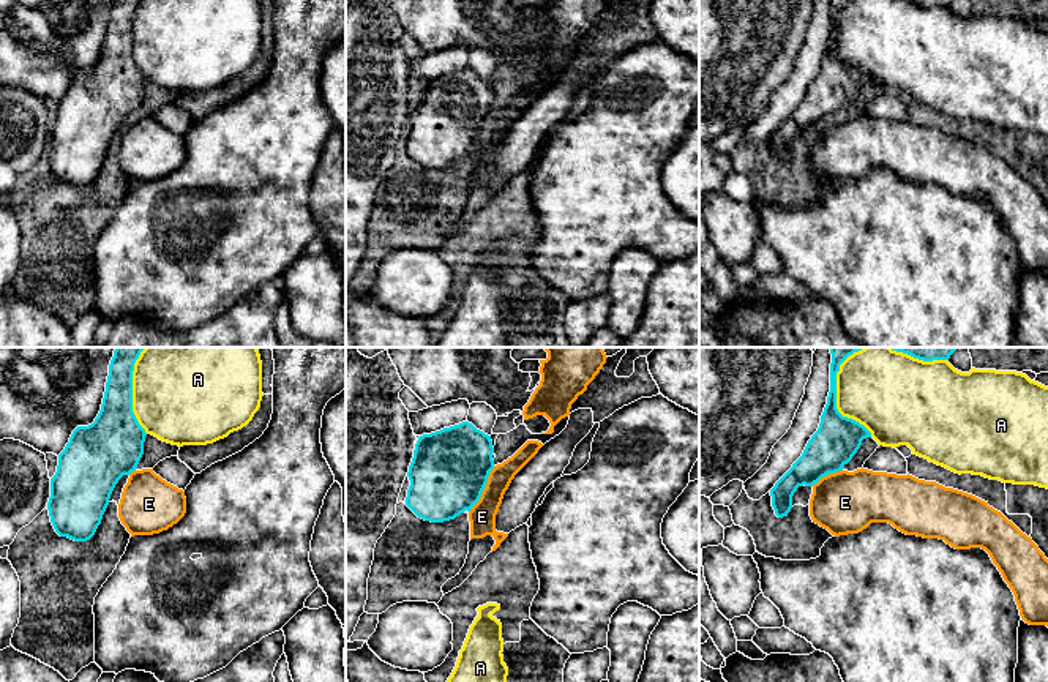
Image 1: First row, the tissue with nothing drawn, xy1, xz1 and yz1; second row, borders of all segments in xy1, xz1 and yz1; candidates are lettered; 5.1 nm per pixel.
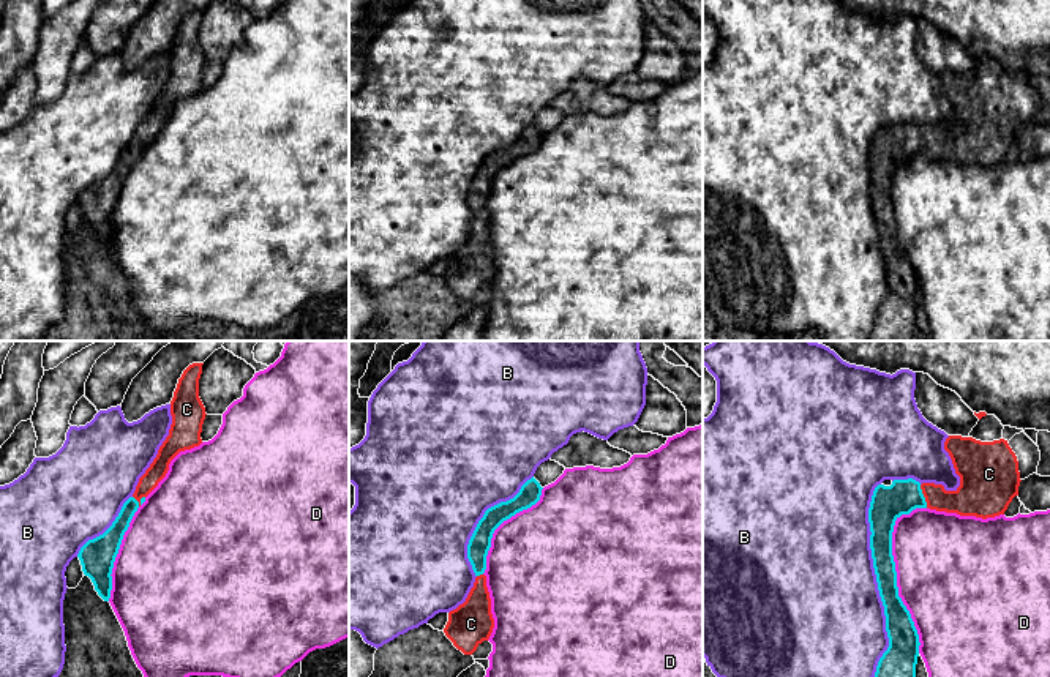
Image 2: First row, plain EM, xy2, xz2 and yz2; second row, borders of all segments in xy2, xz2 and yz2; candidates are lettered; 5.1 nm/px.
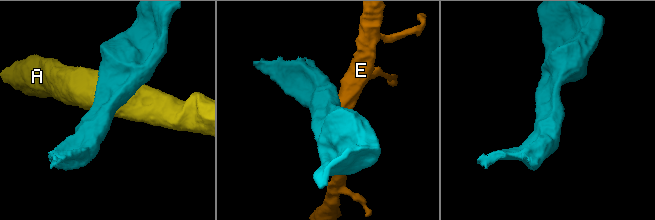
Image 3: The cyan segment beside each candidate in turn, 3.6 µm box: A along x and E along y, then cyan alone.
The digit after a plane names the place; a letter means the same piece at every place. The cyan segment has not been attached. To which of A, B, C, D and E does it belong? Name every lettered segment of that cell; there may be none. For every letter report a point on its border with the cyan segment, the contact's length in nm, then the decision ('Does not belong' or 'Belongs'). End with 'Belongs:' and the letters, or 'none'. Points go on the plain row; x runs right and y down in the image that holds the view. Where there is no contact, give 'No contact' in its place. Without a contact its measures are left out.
A: Touches cyan at yz1 (835, 46). Shared border 440 nm. Does not belong
B: Touches cyan at yz2 (878, 235). Shared border 1050 nm. Does not belong
C: Touches cyan at yz2 (922, 142). Shared border 130 nm. Belongs
D: Touches cyan at yz2 (896, 218). Shared border 750 nm. Does not belong
E: Touches cyan at xz1 (483, 134). Shared border 280 nm. Does not belong
Belongs: C

